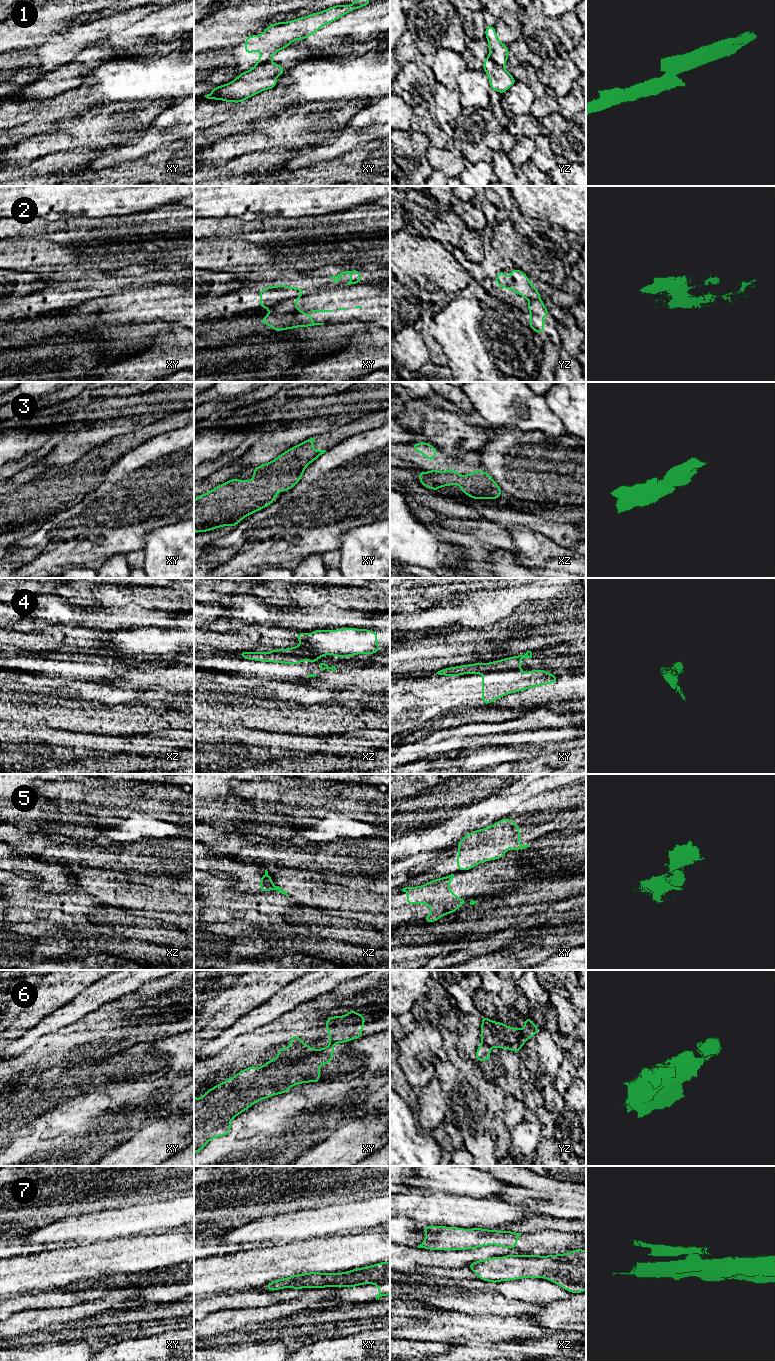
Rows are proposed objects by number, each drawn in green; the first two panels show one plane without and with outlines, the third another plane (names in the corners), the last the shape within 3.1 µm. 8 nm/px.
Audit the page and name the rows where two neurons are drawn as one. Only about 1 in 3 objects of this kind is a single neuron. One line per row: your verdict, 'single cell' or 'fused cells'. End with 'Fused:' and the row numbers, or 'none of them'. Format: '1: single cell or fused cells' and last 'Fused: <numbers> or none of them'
1: fused cells
2: fused cells
3: single cell
4: fused cells
5: fused cells
6: fused cells
7: fused cells
Fused: 1, 2, 4, 5, 6, 7

